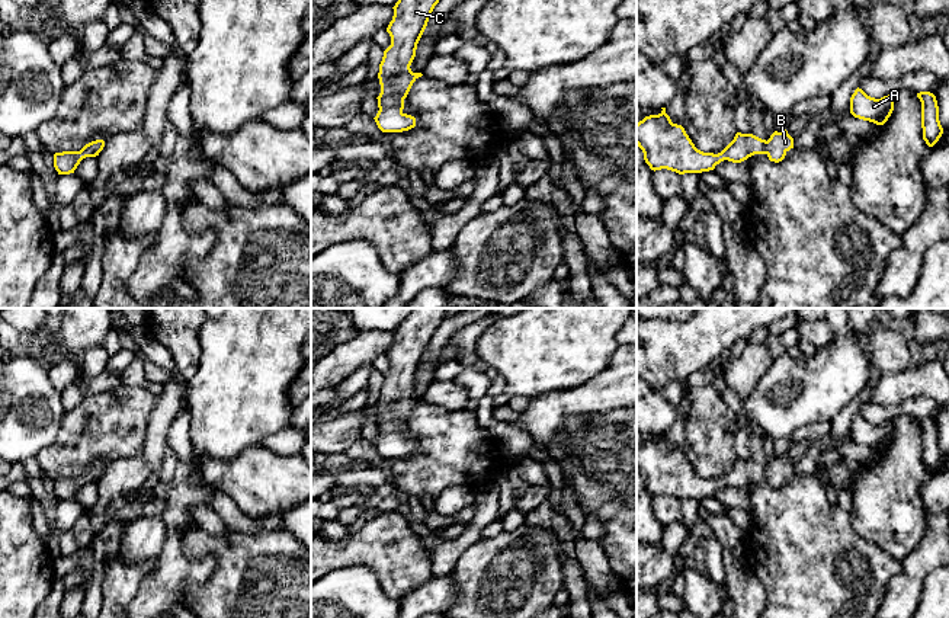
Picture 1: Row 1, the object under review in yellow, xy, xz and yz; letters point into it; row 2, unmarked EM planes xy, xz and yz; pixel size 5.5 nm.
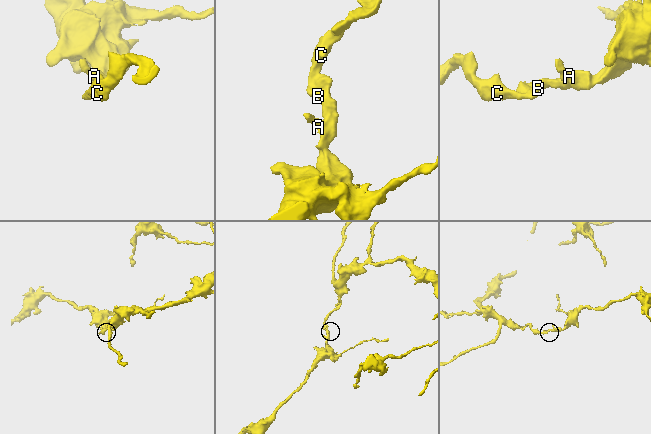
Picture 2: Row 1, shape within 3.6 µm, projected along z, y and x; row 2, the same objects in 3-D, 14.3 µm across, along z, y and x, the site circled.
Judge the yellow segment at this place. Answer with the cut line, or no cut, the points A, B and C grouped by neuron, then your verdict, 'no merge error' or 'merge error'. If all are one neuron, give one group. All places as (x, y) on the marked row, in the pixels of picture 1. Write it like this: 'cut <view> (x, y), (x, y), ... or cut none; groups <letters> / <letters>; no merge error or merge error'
cut none; groups A B C; no merge error

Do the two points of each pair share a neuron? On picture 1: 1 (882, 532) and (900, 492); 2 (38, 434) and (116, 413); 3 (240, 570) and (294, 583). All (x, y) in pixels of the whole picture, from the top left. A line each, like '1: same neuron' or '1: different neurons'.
1: same neuron
2: different neurons
3: same neuron

